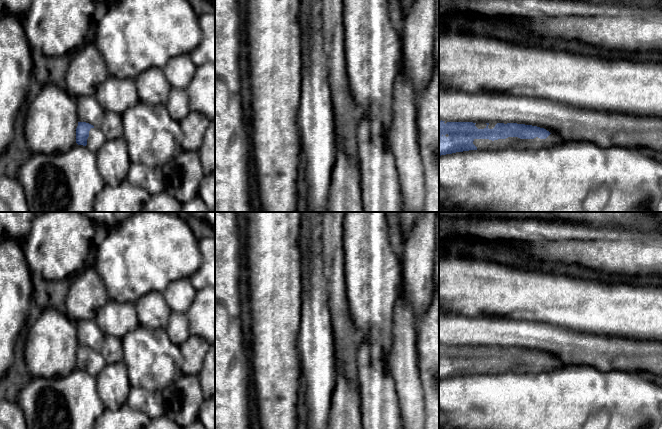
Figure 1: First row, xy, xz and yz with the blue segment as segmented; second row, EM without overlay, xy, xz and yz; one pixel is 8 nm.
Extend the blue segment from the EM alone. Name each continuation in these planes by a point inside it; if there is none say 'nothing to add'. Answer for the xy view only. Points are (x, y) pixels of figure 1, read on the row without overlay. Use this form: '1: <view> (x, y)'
1: xy (96, 363)

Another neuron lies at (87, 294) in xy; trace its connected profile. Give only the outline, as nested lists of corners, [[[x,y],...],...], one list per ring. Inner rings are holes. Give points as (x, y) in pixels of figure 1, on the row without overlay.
[[[85,267],[71,278],[65,313],[73,322],[91,320],[109,300],[101,277],[93,267]]]

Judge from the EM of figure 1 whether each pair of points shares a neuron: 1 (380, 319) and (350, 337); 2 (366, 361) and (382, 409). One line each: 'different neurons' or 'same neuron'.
1: different neurons
2: same neuron

